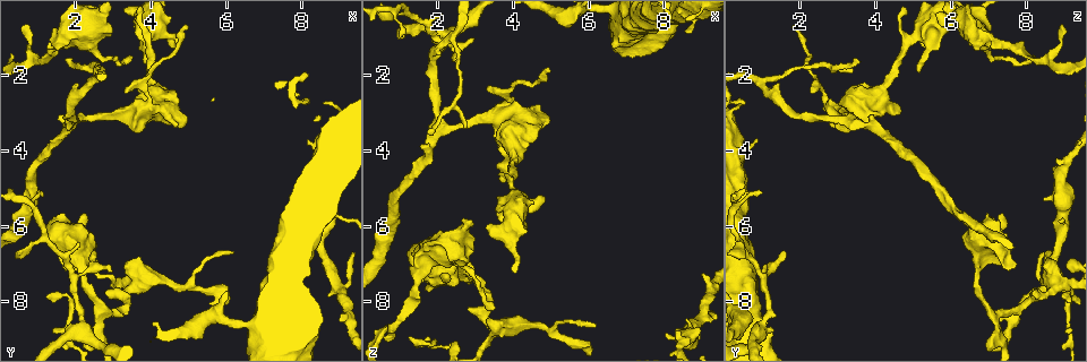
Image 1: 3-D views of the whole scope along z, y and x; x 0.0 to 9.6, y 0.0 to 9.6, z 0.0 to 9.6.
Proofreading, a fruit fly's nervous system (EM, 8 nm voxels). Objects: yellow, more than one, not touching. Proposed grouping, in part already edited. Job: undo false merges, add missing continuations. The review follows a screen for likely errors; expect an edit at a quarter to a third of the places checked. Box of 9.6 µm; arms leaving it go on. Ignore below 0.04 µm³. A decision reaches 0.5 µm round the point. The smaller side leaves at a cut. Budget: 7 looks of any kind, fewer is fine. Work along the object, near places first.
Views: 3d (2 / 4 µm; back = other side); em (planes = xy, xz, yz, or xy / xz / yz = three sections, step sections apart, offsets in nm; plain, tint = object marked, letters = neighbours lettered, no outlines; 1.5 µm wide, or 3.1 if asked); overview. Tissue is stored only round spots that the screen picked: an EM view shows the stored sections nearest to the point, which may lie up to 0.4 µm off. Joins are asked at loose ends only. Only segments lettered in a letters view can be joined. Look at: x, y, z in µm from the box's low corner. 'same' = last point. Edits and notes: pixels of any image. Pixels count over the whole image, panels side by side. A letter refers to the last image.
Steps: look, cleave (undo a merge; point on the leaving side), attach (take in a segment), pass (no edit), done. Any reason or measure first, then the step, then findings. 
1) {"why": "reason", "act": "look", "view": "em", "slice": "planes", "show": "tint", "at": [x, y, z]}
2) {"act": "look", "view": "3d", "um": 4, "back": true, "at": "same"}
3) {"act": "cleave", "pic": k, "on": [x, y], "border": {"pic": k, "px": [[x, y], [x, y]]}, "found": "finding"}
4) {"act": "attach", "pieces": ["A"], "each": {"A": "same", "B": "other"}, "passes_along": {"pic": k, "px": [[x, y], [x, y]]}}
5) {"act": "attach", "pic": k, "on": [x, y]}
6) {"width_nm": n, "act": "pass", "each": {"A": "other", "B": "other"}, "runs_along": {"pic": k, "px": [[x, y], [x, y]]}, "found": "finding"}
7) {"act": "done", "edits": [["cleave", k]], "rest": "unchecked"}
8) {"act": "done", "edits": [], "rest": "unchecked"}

{"why": "branch stops here", "act": "look", "view": "em", "slice": "yz", "step": 4, "show": "letters", "at": [3.50, 1.50, 8.15]}

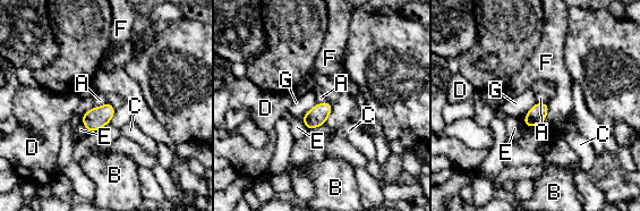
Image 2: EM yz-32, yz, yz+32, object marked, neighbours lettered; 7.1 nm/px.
{"longest_contact_nm": ["G", 160], "act": "pass", "each": {"A": "other", "B": "other", "C": "other", "D": "other", "E": "other", "F": "other", "G": "other"}, "found": "none of them fits"}

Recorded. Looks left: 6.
{"why": "an open end", "act": "look", "view": "em", "slice": "planes", "show": "tint", "at": [4.70, 3.30, 2.85]}

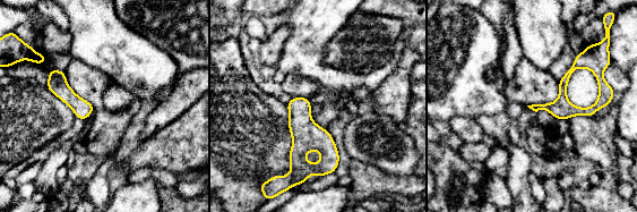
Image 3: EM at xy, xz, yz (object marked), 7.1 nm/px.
{"why": "what lies round it", "act": "look", "view": "em", "slice": "planes", "show": "letters", "at": "same"}

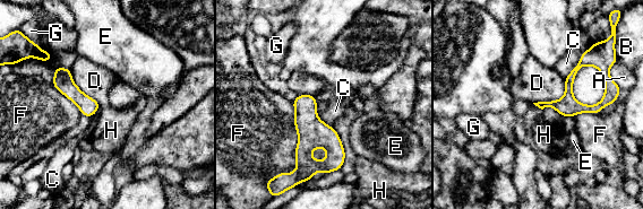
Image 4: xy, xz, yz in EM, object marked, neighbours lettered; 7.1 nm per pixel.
{"act": "pass", "each": {"A": "other", "B": "other", "C": "other", "D": "other", "E": "other", "F": "other", "G": "other", "H": "other"}, "runs_along": {"pic": 4, "px": [[301, 97], [306, 110], [306, 173]]}, "found": "none of them fits"}

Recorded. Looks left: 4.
{"act": "look", "view": "em", "slice": "xz", "step": 8, "show": "letters", "at": [1.35, 5.80, 7.25]}

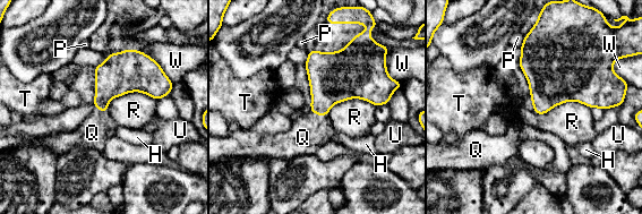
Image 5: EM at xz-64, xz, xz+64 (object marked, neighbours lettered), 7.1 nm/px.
{"act": "attach", "pieces": ["Q"], "each": {"H": "other", "P": "other", "Q": "same", "R": "other", "T": "other", "U": "other", "W": "other"}, "found": "the cell continues"}

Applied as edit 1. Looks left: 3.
{"act": "done", "edits": [["attach", 5]], "rest": "unchecked"}

